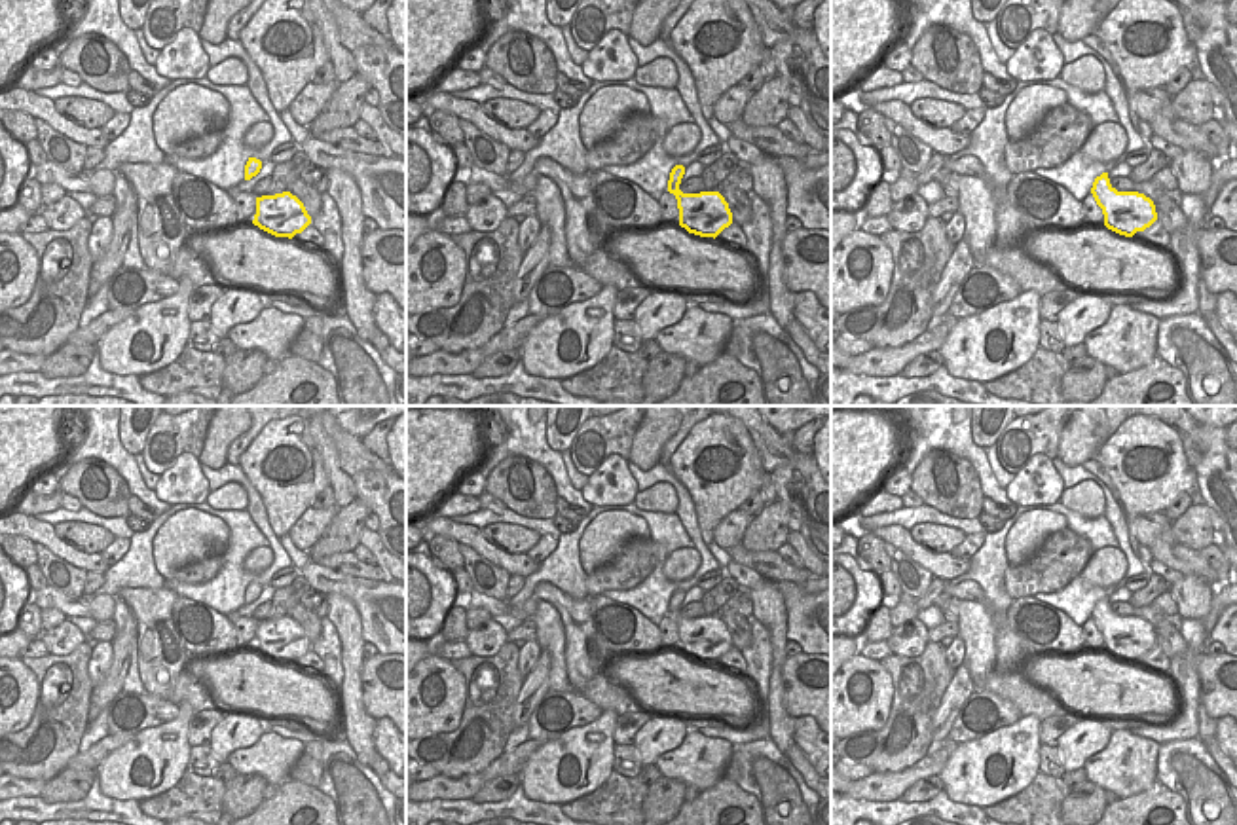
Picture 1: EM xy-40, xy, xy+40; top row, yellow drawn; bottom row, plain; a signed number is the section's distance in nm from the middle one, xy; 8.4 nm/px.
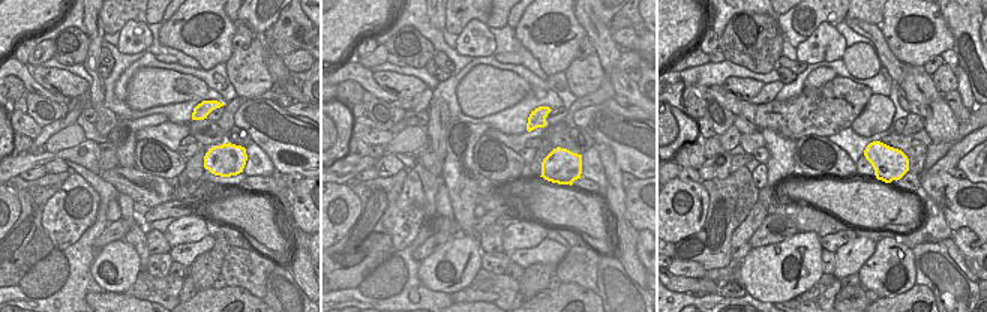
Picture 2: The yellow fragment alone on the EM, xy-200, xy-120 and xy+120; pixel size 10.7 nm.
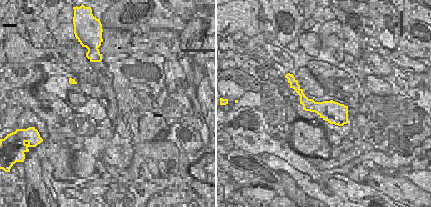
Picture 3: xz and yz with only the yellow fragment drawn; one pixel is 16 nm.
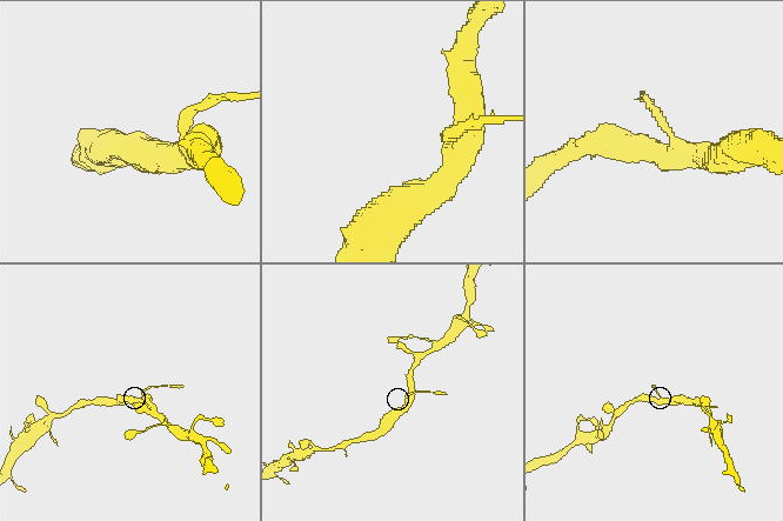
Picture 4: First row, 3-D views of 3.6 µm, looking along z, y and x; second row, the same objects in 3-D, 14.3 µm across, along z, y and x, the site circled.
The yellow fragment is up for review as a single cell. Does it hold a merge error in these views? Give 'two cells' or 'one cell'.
one cell

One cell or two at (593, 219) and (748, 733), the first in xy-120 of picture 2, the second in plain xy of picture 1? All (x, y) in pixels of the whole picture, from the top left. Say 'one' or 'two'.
two

